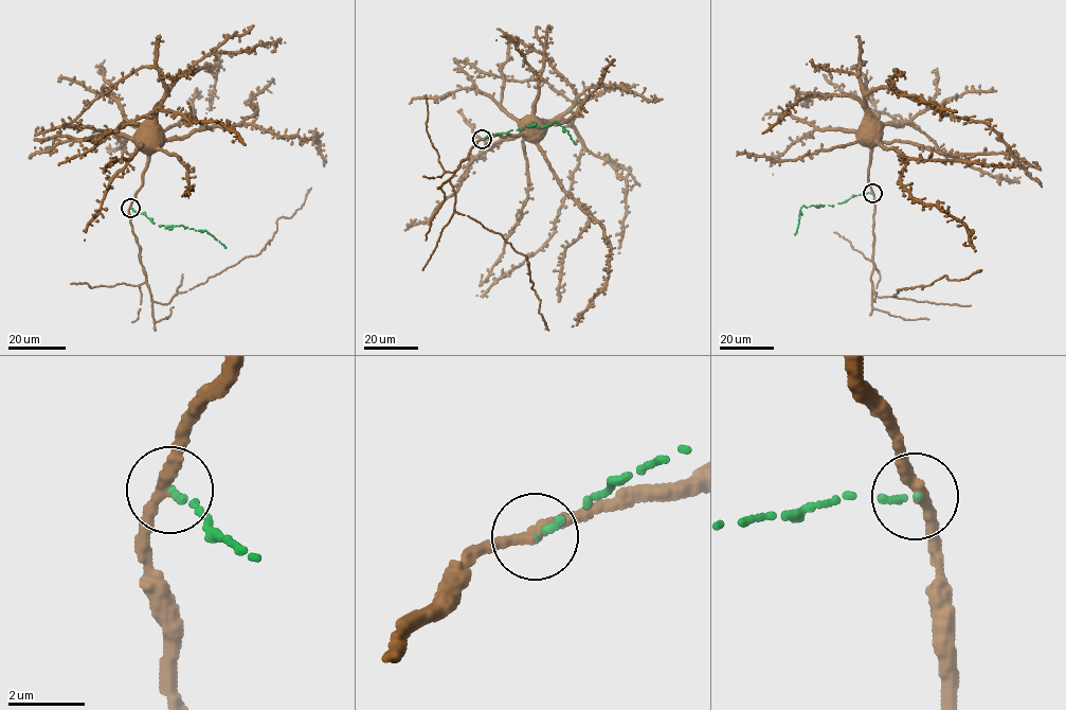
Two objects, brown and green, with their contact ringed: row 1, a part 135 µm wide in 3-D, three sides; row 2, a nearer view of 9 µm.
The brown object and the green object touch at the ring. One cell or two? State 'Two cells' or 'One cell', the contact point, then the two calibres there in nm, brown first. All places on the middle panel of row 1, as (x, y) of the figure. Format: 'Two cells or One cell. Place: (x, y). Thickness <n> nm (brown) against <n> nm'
Two cells. Place: (482, 139). Thickness 320 nm (brown) against 150 nm

